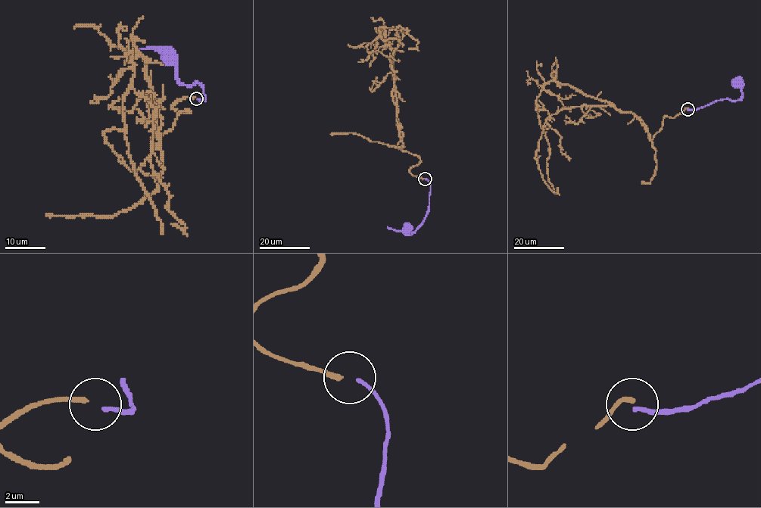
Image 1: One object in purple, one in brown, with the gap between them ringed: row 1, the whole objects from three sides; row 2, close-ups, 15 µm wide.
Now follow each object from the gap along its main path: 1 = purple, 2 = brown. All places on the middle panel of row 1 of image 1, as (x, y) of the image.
1: (425, 179), (430, 184), (425, 218), (413, 232), (407, 229)
2: (423, 179), (410, 172), (420, 159), (397, 147), (392, 49), (378, 29), (383, 40), (403, 45)

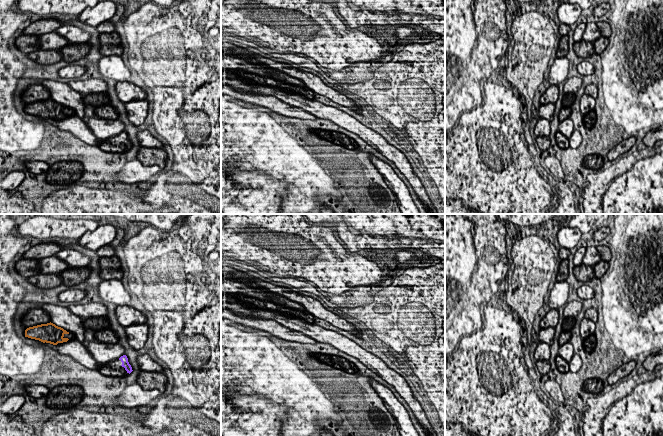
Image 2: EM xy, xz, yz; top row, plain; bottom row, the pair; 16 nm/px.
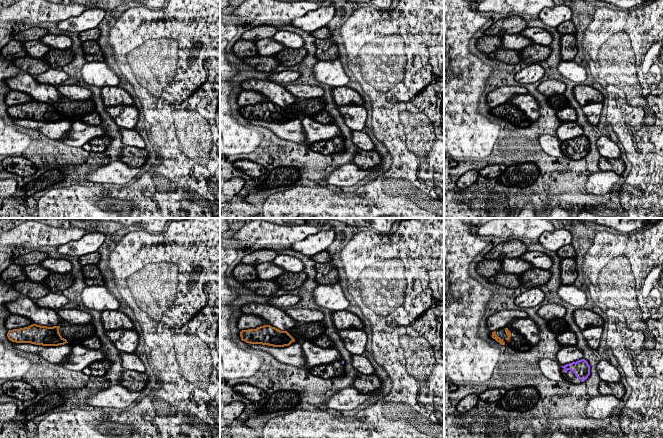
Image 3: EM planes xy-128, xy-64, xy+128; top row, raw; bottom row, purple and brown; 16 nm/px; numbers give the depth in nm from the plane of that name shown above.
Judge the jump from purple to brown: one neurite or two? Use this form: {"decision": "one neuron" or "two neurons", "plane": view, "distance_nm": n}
{"decision": "two neurons", "plane": "xy", "distance_nm": 850}

